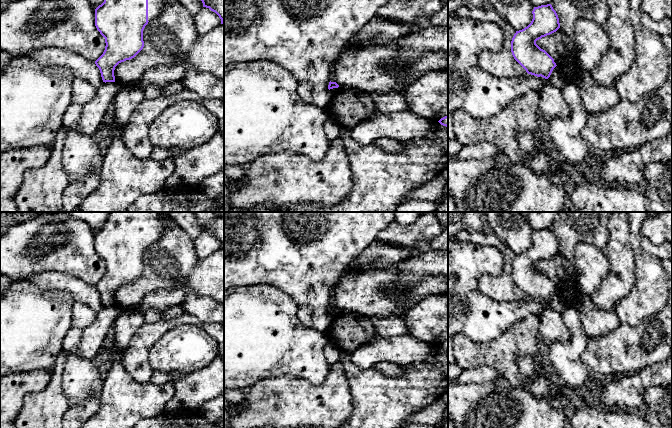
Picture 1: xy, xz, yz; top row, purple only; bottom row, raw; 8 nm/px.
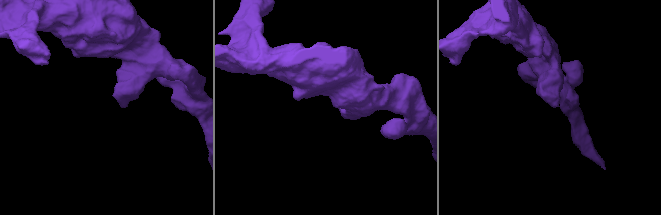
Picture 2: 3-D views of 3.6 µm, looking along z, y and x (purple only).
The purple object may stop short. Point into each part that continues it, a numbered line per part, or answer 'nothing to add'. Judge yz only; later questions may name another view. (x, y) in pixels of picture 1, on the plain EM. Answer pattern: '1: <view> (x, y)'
nothing to add

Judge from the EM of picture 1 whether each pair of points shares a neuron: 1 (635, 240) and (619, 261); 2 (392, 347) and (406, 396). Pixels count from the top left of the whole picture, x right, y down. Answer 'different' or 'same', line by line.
1: different
2: different

